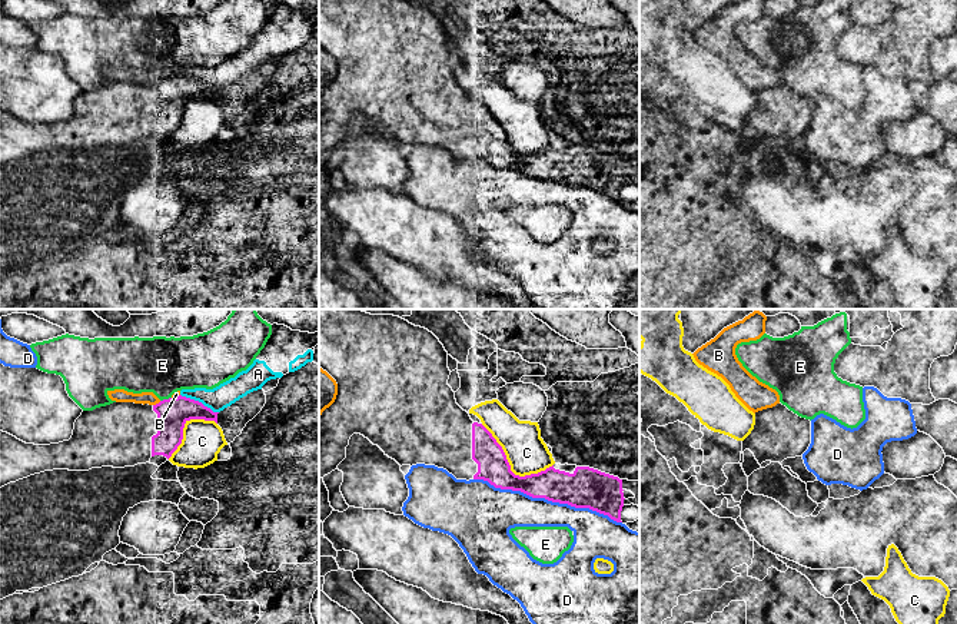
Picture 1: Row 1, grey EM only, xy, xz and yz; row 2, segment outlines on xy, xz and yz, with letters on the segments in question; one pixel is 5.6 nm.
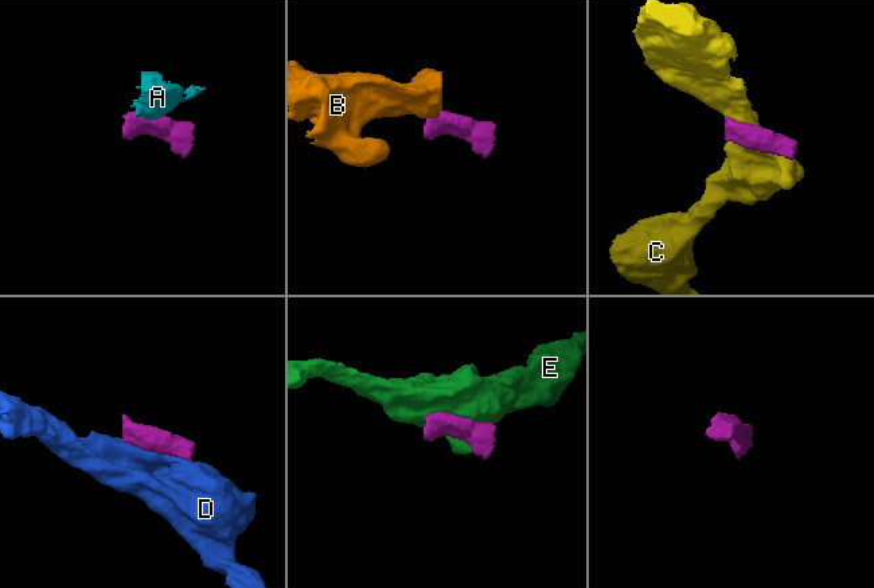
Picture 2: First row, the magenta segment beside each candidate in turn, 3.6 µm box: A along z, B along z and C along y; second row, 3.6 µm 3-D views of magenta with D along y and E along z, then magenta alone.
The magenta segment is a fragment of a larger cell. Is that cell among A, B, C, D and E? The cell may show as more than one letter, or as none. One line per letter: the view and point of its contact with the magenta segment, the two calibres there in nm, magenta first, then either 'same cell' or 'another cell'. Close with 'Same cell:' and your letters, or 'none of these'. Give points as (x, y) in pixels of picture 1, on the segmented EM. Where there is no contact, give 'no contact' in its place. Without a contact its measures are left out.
A: xy (198, 401) | 180/130 nm | another cell
B: xy (156, 404) | 180/80 nm | another cell
C: xz (509, 468) | 180/240 nm | another cell
D: xz (548, 500) | 220/220 nm | another cell
E: xy (165, 400) | 180/320 nm | another cell
Same cell: none of these

